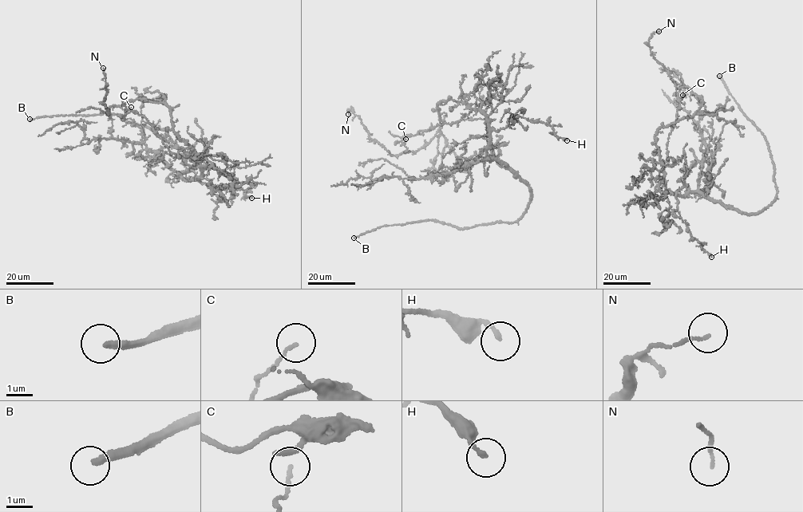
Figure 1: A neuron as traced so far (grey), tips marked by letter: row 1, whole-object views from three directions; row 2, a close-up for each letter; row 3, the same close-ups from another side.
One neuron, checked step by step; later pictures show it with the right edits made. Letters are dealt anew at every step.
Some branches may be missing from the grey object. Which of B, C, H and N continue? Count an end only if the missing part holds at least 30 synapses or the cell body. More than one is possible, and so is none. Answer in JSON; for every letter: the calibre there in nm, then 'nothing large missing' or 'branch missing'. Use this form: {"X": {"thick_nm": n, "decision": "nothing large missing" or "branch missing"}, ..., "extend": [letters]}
{"B": {"thick_nm": 280, "decision": "branch missing"}, "C": {"thick_nm": 130, "decision": "nothing large missing"}, "H": {"thick_nm": 180, "decision": "nothing large missing"}, "N": {"thick_nm": 110, "decision": "nothing large missing"}, "extend": ["B"]}

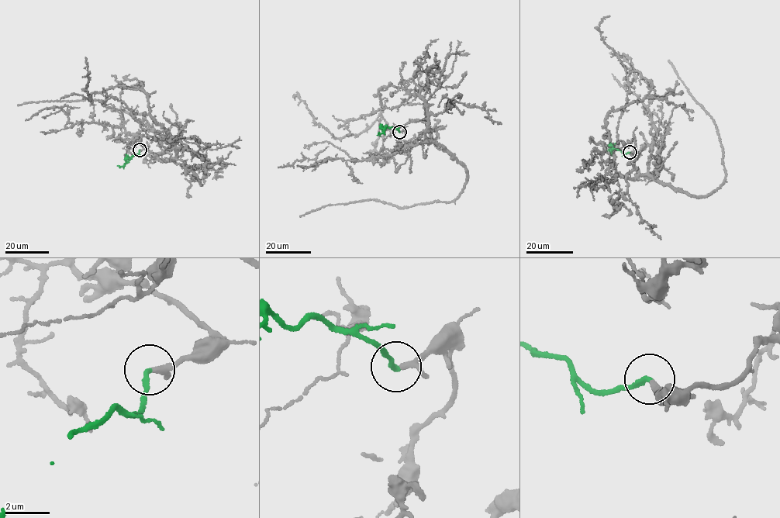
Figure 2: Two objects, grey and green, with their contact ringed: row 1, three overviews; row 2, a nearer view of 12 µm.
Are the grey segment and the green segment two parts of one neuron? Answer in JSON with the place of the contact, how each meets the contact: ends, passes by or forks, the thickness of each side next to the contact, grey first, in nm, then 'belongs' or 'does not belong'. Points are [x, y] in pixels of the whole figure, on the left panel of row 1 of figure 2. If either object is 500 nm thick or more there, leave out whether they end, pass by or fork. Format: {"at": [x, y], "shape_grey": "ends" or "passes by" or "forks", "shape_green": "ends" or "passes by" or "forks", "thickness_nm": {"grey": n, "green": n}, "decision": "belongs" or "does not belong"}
{"at": [139, 150], "shape_grey": "passes by", "shape_green": "ends", "thickness_nm": {"grey": 200, "green": 240}, "decision": "belongs"}

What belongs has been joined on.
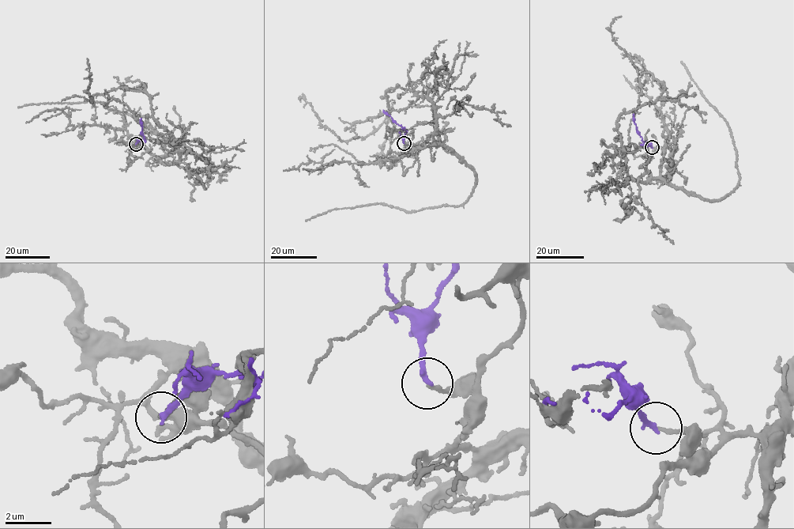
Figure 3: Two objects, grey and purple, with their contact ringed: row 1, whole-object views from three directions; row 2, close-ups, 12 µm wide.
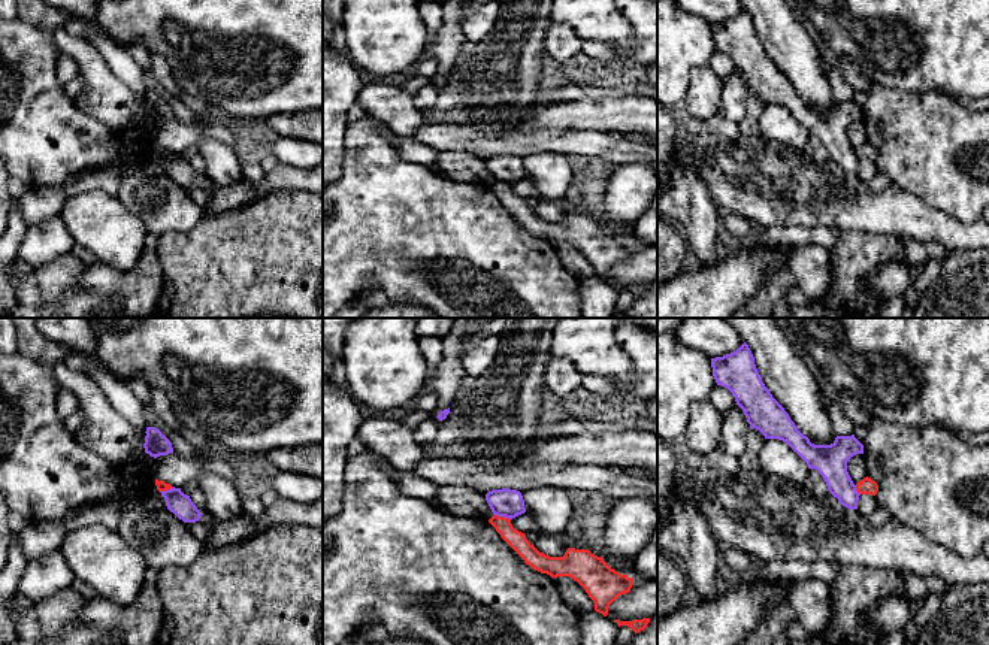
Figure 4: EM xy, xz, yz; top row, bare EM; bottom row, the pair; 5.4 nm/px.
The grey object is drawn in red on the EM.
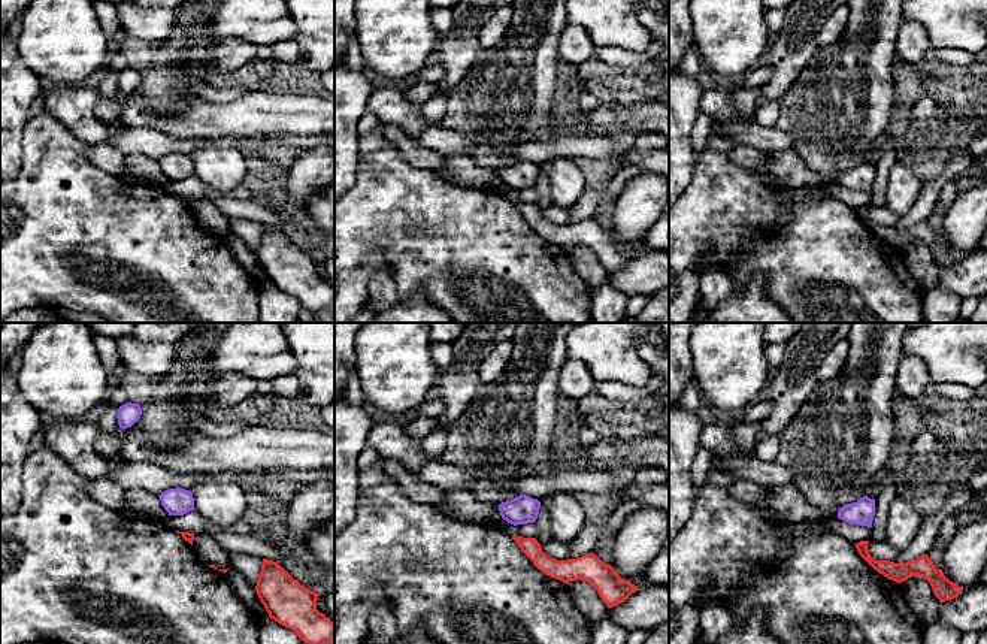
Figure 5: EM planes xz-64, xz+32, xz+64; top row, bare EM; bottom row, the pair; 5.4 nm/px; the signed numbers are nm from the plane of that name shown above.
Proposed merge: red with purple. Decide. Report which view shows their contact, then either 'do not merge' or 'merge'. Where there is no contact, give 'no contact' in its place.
meets red in xz; do not merge

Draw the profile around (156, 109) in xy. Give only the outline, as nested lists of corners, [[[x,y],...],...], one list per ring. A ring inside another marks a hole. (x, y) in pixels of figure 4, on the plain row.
[[[146,93],[145,118],[157,124],[173,118],[170,106],[155,93]]]

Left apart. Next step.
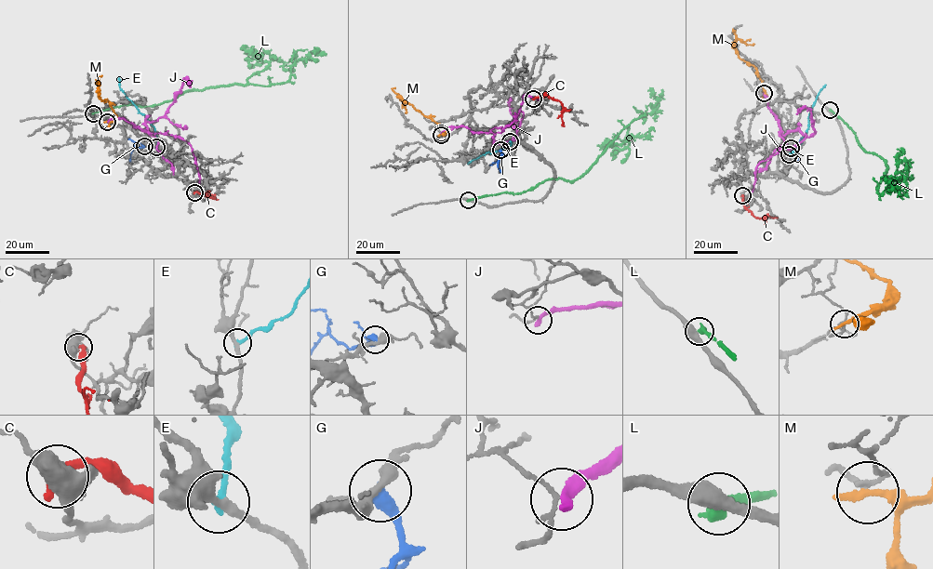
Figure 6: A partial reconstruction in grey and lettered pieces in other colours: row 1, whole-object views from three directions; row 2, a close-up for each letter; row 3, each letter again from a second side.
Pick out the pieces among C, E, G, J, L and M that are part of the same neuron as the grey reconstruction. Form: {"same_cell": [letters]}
{"same_cell": []}

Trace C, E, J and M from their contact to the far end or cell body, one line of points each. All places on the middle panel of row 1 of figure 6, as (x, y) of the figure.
C: (533, 99), (545, 95), (561, 102), (564, 126)
E: (510, 141), (511, 144), (487, 152), (468, 163)
J: (441, 133), (448, 127), (460, 125), (473, 132), (493, 133), (495, 144), (515, 138), (511, 100)
M: (441, 135), (446, 132), (446, 127), (398, 96), (406, 113)

